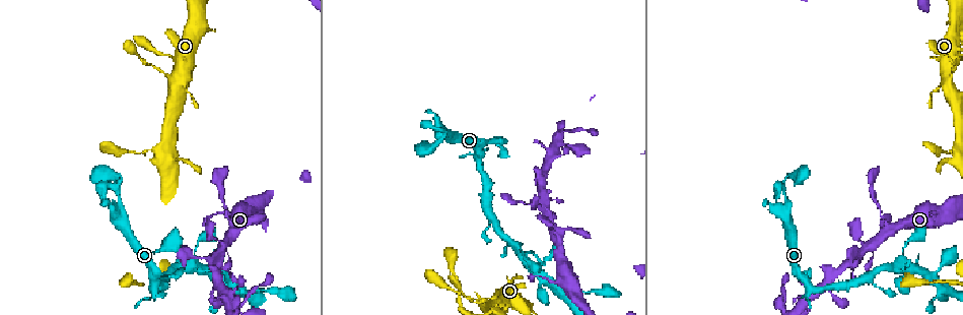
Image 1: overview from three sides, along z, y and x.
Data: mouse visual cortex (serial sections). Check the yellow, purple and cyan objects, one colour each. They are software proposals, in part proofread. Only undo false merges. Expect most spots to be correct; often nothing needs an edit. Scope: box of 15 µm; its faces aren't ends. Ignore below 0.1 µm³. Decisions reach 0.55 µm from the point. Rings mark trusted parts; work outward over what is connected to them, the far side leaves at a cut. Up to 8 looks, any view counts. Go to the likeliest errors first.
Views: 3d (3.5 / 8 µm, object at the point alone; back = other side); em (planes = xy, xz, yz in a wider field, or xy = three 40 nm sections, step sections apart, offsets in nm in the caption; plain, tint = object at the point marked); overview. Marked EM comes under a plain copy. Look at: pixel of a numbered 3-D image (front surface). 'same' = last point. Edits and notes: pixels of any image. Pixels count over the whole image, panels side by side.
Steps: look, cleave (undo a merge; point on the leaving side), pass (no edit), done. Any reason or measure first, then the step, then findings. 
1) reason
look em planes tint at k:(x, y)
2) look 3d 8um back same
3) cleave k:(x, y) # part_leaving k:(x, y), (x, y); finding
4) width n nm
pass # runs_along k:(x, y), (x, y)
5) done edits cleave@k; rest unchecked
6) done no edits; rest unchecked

thin neck
look 3d 3.5um at 1:(518, 202)

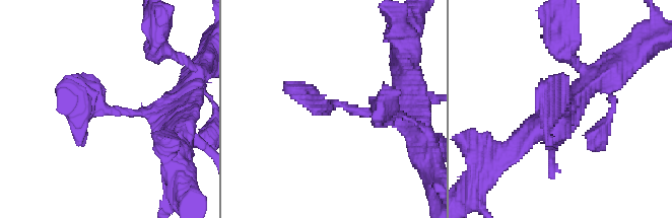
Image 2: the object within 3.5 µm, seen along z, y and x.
look em xy step 1 tint at 2:(559, 112)

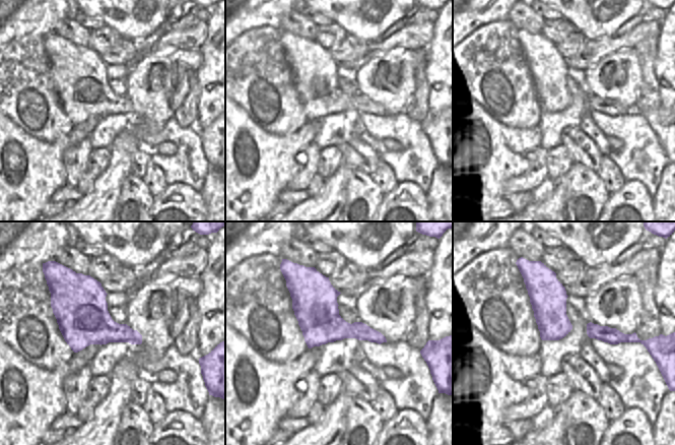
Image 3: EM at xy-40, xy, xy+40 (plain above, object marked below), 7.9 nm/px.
pass # runs_along 2:(177, 114), (86, 107), (58, 88); one cell here

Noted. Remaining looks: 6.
sharp bend
look 3d 3.5um back at 1:(783, 192)

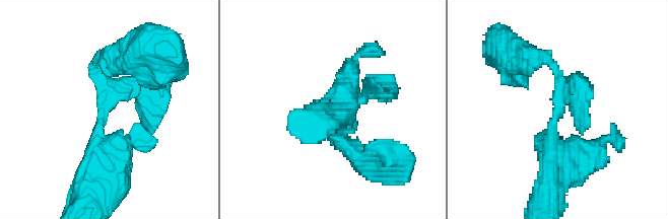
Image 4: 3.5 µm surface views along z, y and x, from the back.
look em planes tint at 4:(559, 105)

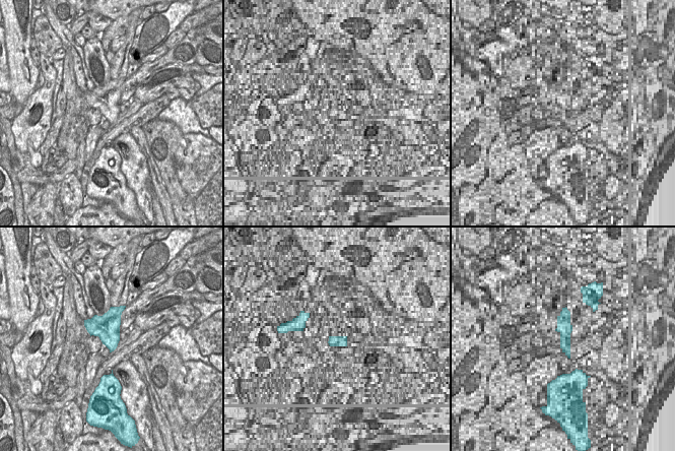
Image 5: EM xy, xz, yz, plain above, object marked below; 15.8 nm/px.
width 420 nm
pass # runs_along 4:(555, 171), (560, 81), (537, 56); continuous, no second cell

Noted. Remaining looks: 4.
look 3d 3.5um at 1:(951, 72)

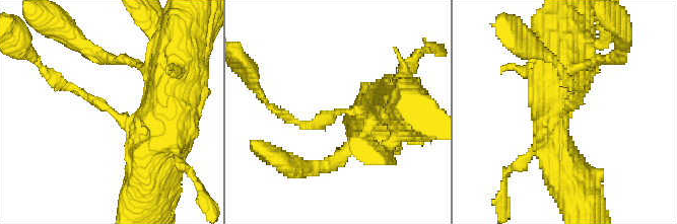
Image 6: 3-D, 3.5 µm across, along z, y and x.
arm_widths 150, 600 nm
look em xy step 2 tint at 6:(341, 113)

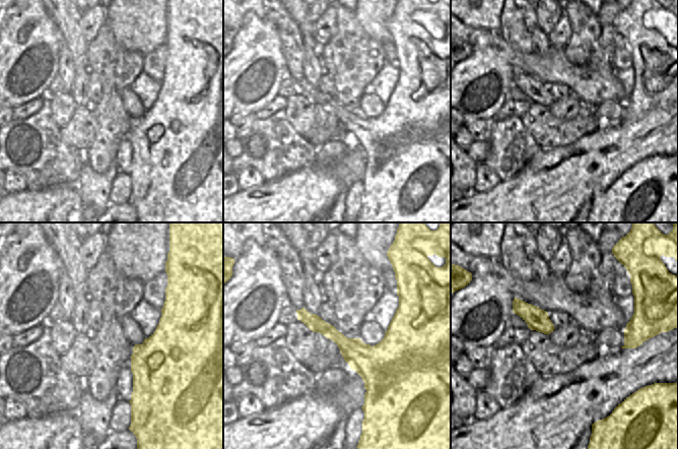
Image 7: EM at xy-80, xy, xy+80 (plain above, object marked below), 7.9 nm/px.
pass # runs_along 7:(299, 312), (355, 351), (381, 351), (404, 328); all the same cell

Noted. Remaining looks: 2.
done no edits; rest unchecked

